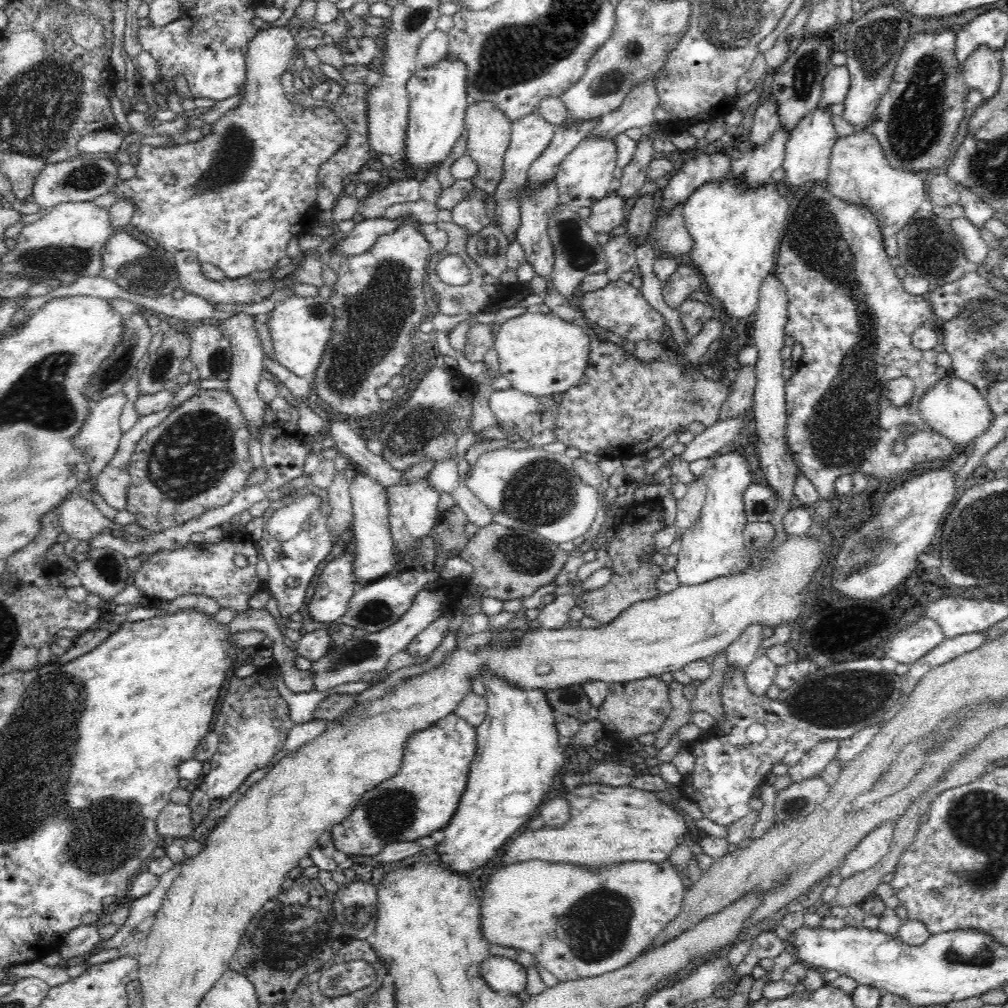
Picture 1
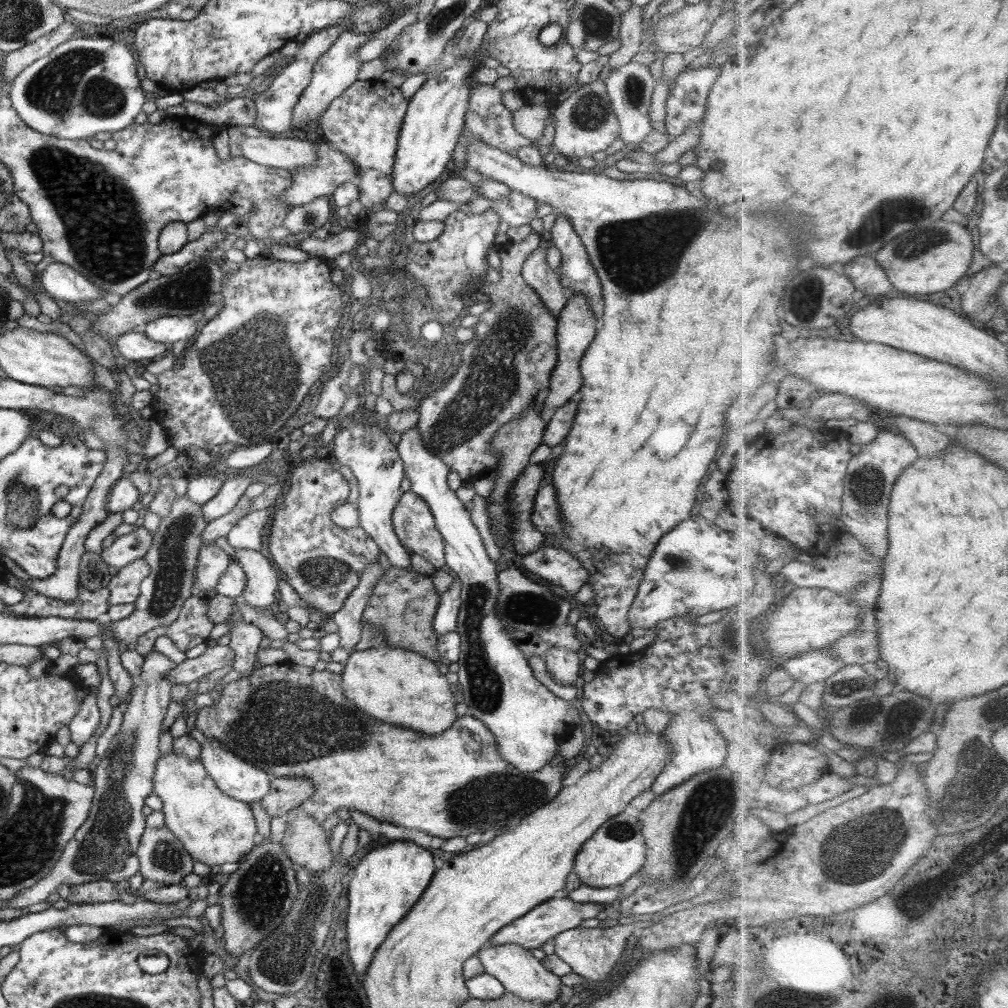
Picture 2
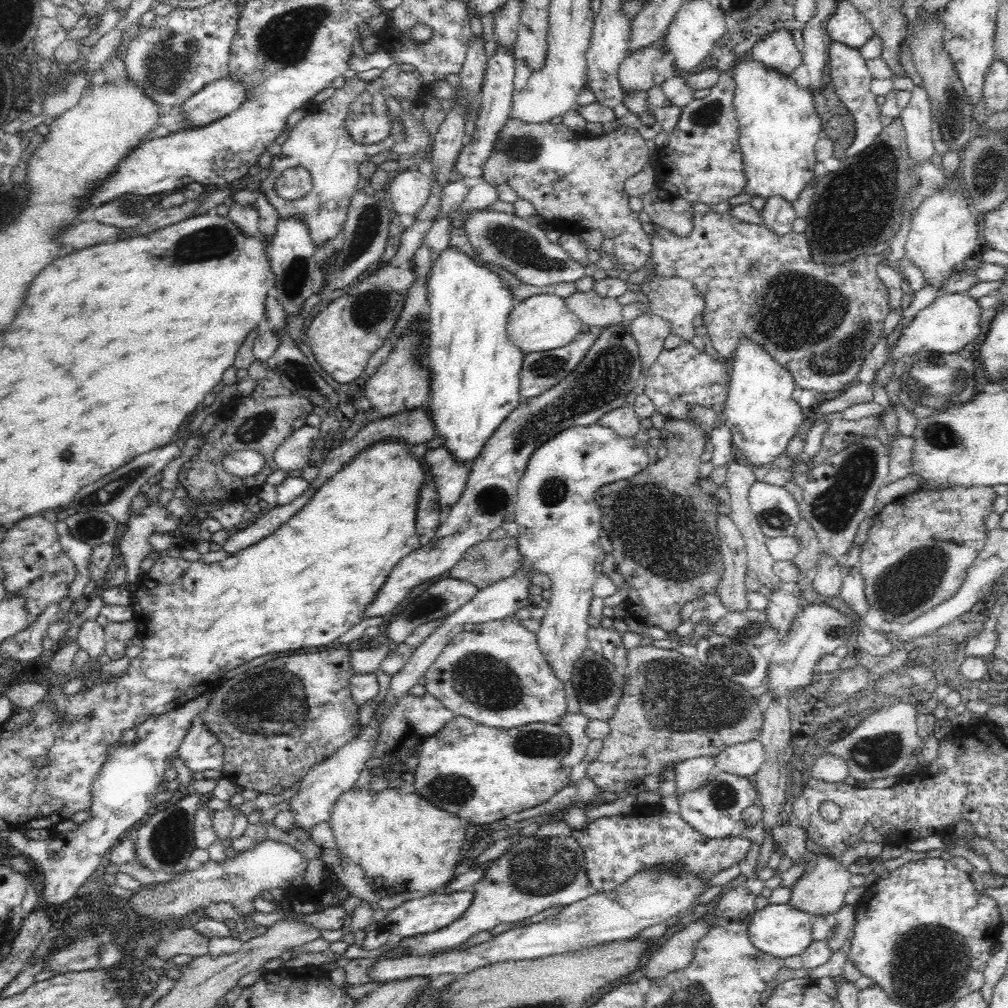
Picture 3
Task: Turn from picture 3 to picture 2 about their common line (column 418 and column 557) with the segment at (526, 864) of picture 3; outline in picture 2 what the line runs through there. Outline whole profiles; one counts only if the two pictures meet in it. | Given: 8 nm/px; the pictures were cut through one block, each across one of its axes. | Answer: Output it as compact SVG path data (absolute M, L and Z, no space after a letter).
M618 924L607 928L576 927L565 931L554 938L554 941L556 941L555 955L567 962L571 966L572 972L591 982L594 982L594 980L596 982L606 980L608 974L612 972L612 968L616 970L620 964L624 966L626 960L622 960L622 958L628 956L628 954L624 954L624 950L630 946L632 940L635 940L637 934L637 930L631 924L626 926Z

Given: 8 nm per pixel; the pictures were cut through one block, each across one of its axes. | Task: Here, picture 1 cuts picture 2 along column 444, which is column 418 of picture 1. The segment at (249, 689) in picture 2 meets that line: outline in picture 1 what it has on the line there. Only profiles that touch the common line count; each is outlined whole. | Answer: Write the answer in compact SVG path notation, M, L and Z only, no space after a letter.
M453 713L411 736L412 738L407 738L404 758L398 772L365 792L354 810L340 824L336 823L332 827L331 838L338 850L347 855L375 856L383 847L393 842L416 841L430 836L432 832L442 831L452 820L452 814L456 814L456 806L460 804L464 786L468 784L470 764L476 756L477 727Z

